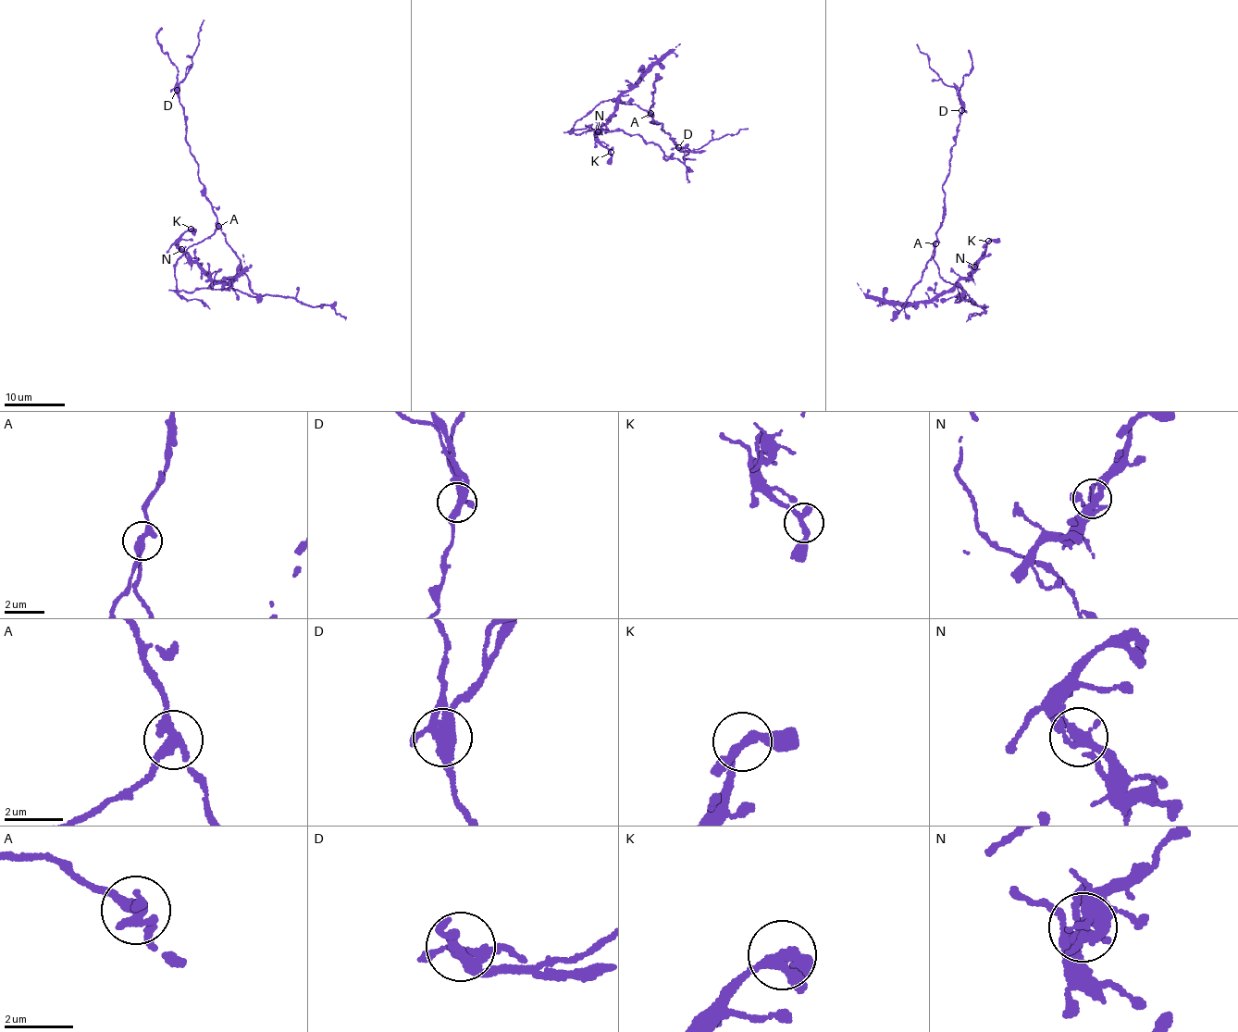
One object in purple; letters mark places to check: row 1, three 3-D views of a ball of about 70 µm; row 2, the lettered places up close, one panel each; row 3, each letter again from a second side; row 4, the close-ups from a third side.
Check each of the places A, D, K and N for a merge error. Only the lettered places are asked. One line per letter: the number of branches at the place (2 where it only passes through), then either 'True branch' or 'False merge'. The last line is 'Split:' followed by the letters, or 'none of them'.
A: Branches: 3. False merge
D: Branches: 3. False merge
K: Branches: 3. True branch
N: Branches: 3. True branch
Split: A, D

